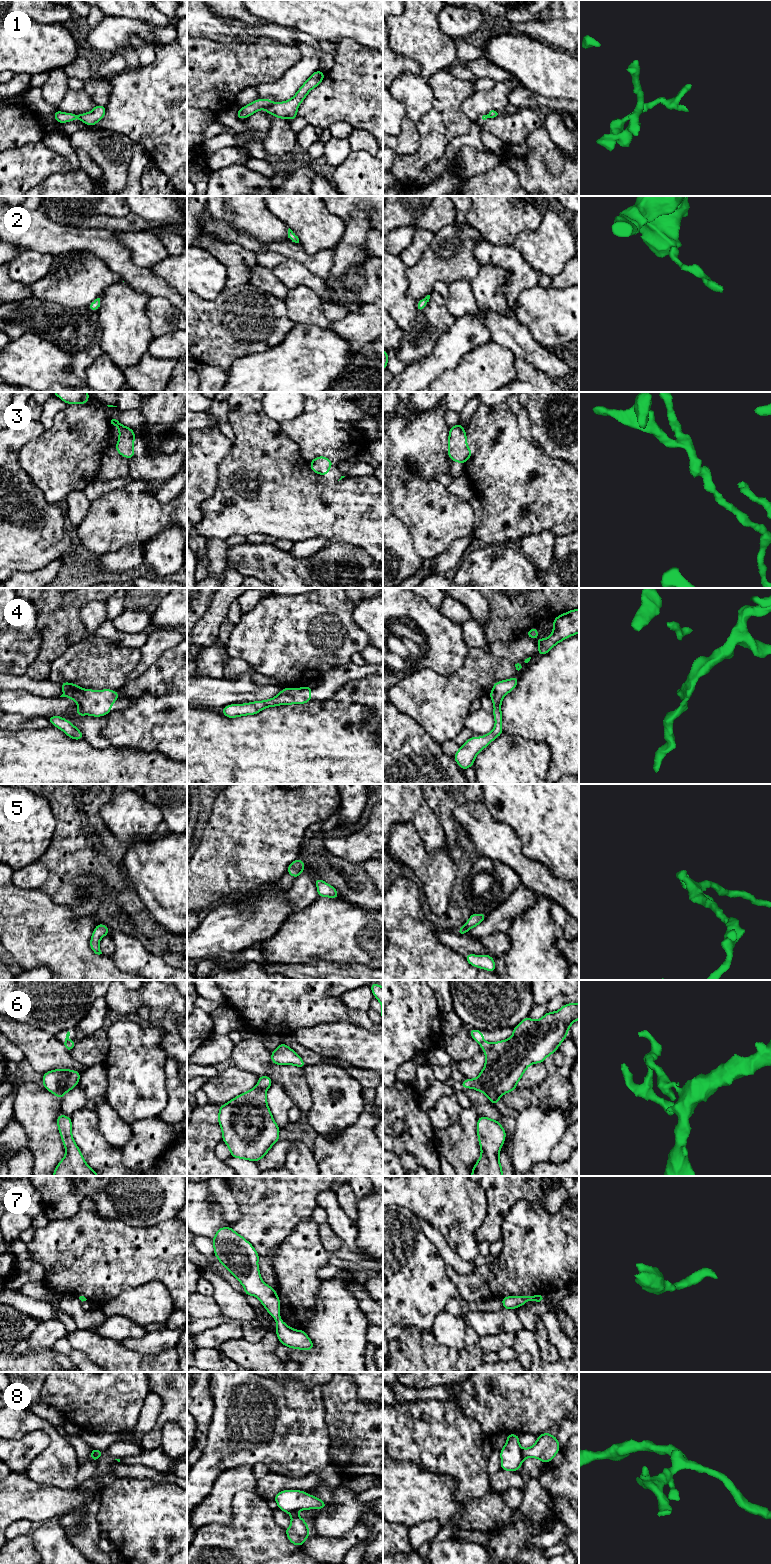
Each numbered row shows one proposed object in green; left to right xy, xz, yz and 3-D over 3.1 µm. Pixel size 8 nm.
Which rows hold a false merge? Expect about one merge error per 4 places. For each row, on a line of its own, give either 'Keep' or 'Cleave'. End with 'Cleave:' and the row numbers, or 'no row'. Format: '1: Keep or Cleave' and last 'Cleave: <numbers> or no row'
1: Cleave
2: Keep
3: Keep
4: Keep
5: Keep
6: Cleave
7: Keep
8: Cleave
Cleave: 1, 6, 8

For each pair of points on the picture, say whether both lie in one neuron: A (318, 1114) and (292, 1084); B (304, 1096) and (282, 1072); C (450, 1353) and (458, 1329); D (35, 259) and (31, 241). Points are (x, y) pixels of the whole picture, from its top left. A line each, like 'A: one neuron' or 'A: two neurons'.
A: two neurons
B: one neuron
C: two neurons
D: two neurons

